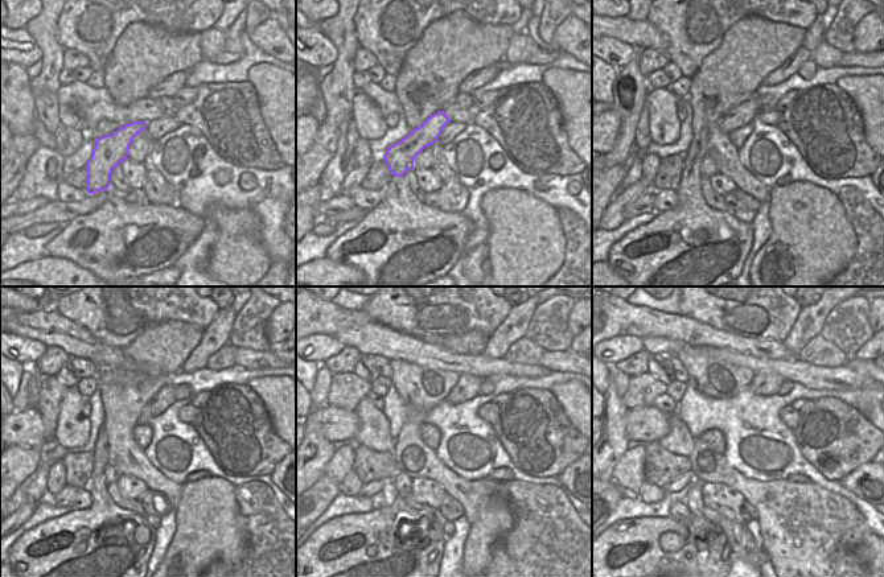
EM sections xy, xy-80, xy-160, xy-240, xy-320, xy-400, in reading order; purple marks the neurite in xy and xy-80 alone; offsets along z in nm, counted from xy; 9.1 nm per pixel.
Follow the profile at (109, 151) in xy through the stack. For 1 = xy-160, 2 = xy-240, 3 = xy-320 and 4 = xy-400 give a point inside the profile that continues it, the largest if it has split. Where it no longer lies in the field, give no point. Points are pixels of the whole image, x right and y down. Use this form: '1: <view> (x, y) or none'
1: xy-160 (744, 114)
2: xy-240 (165, 396)
3: xy-320 (468, 386)
4: xy-400 (764, 383)

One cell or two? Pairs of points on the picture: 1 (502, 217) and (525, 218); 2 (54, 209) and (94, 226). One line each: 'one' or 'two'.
1: one
2: two

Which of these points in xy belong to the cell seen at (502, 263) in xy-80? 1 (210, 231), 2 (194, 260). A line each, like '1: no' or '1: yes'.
1: no
2: no

